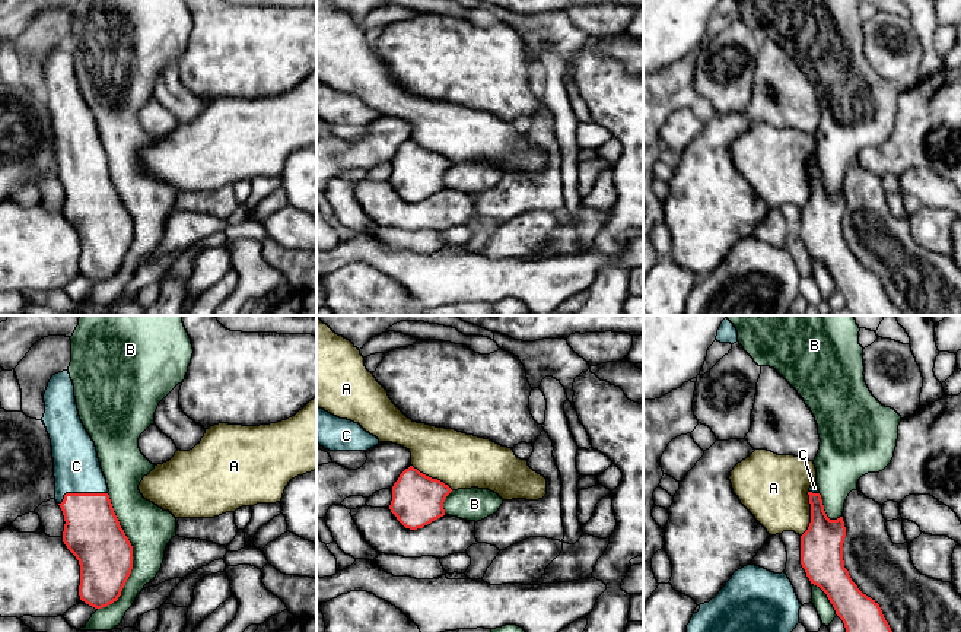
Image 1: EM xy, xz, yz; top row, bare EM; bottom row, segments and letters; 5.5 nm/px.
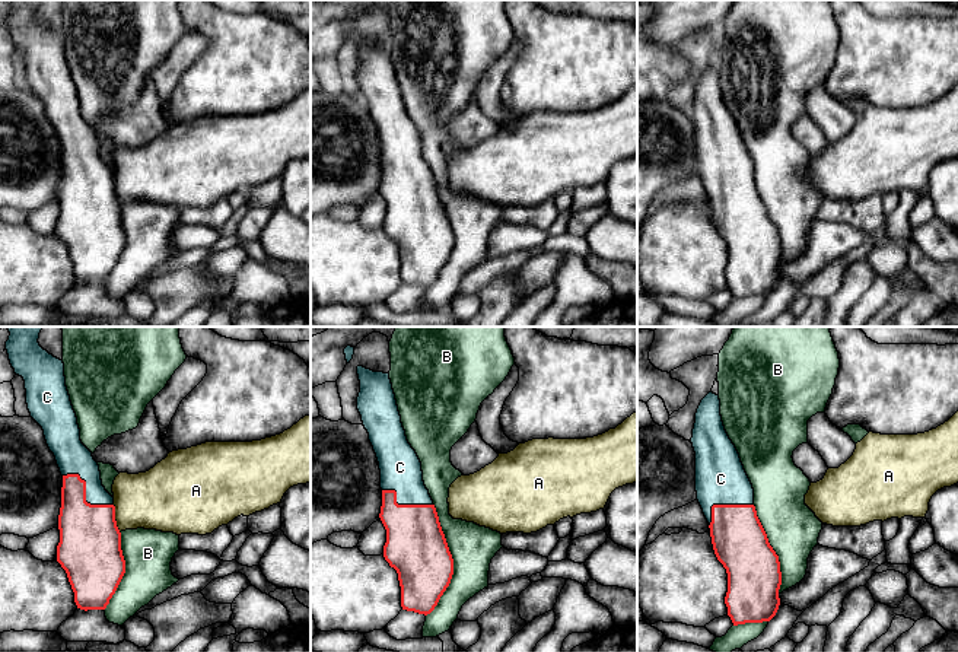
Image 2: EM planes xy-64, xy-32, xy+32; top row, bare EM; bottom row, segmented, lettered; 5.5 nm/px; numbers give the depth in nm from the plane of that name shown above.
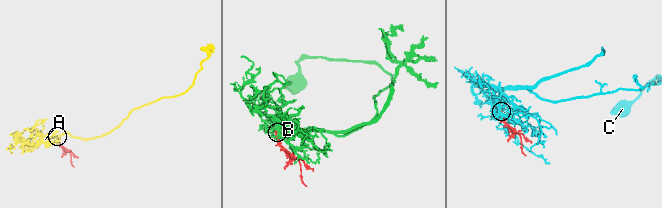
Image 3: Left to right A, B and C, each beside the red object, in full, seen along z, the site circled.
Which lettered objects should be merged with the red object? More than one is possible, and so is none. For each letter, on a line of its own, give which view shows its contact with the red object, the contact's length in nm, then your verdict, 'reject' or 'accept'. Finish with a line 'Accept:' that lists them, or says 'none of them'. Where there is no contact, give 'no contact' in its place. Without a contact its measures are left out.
A: yz | 260 nm | reject
B: xy | 650 nm | reject
C: xy | 280 nm | accept
Accept: C

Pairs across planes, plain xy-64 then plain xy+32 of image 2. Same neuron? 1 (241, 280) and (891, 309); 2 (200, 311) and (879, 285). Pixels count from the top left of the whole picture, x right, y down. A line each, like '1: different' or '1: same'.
1: same
2: same

